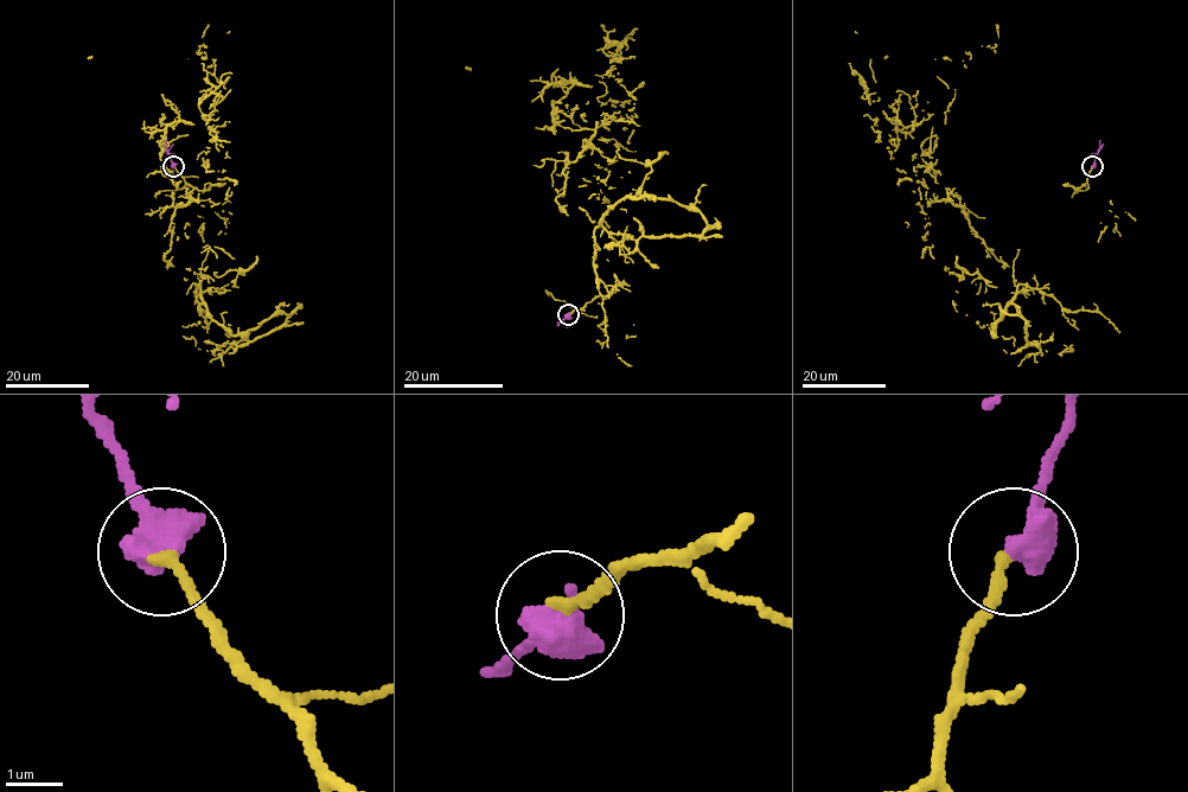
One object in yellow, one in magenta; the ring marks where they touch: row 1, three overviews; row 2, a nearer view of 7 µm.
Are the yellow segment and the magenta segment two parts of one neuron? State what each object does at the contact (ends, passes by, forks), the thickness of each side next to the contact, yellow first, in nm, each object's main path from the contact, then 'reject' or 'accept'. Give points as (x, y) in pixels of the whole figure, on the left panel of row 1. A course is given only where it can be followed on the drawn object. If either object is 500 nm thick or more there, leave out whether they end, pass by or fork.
200/700 nm | yellow via (173, 166), (219, 186), (199, 269), (164, 257), (196, 200), (160, 152), (228, 77), (208, 25) | magenta via (173, 166), (165, 140) | accept

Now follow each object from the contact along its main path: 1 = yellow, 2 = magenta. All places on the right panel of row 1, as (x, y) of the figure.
1: (1092, 166), (1013, 269), (937, 200), (913, 160), (930, 119), (899, 121), (994, 48), (996, 25)
2: (1092, 166), (1099, 140)

